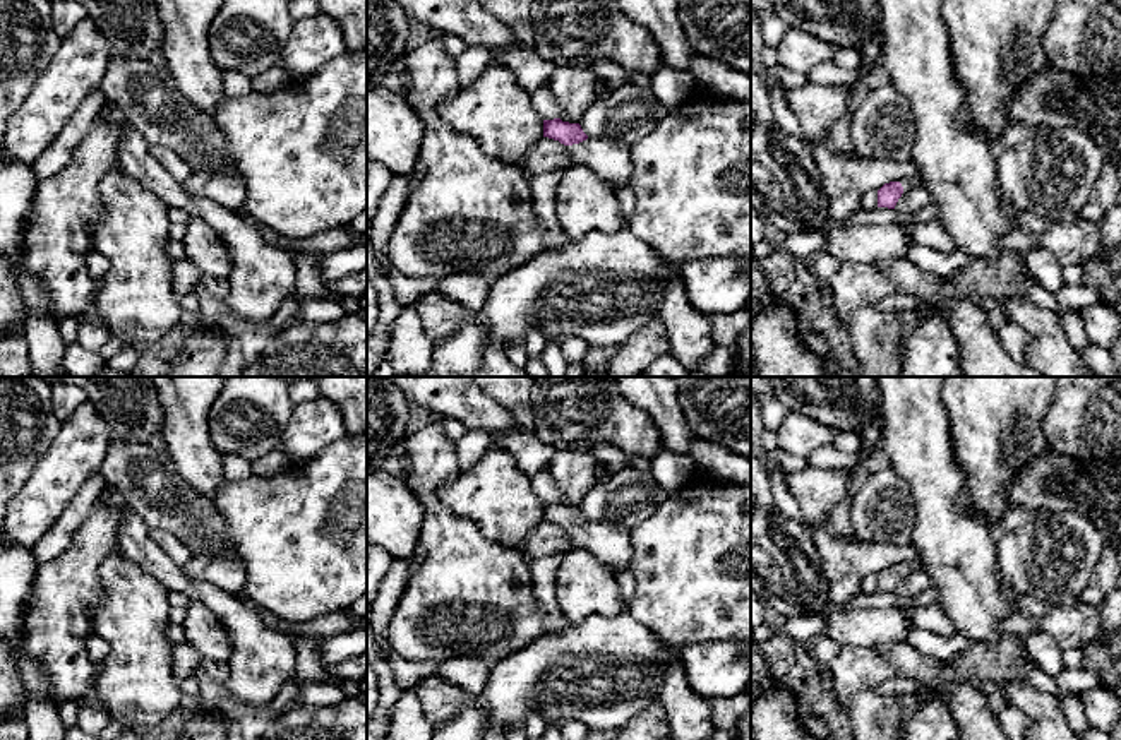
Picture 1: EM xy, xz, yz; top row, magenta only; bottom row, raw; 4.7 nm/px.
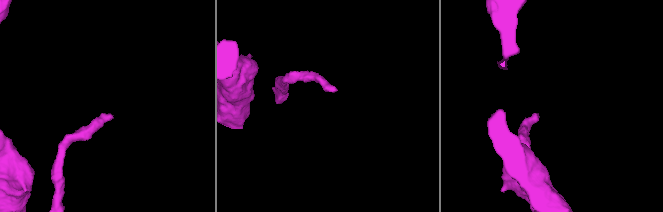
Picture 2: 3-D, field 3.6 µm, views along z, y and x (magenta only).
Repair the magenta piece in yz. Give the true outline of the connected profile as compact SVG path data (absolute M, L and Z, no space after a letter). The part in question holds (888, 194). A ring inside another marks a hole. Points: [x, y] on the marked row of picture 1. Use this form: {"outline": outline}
{"outline": "M903 178L900 182L890 182L884 183L879 190L878 190L878 207L888 207L888 209L895 209L898 199L902 197L902 194L915 185L922 183L920 178Z"}

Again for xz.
{"outline": "M543 120L543 137L559 140L574 163L593 170L612 190L631 182L631 144L619 135L590 139L579 123Z"}

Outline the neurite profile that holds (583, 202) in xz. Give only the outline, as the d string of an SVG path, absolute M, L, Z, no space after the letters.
M574 163L555 188L555 218L564 235L581 240L590 231L626 228L614 190L590 168Z

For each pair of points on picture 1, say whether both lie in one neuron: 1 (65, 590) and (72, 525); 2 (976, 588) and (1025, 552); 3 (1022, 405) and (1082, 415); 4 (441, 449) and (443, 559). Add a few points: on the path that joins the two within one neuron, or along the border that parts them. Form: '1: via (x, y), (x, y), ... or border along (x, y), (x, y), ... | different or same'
1: border along (93, 507), (72, 542), (53, 559), (38, 564) | different
2: border along (995, 533), (995, 562), (998, 567) | different
3: border along (1055, 394), (1043, 422), (1046, 447) | different
4: via (429, 477), (429, 499), (443, 531) | same

